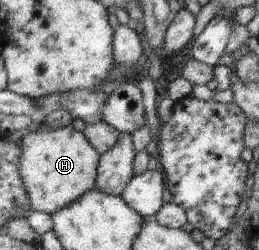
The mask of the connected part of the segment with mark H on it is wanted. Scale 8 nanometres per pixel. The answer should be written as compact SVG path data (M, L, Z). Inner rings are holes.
M32 125L19 141L22 154L18 174L30 199L30 209L50 216L96 189L96 173L100 155L72 125L52 130Z

